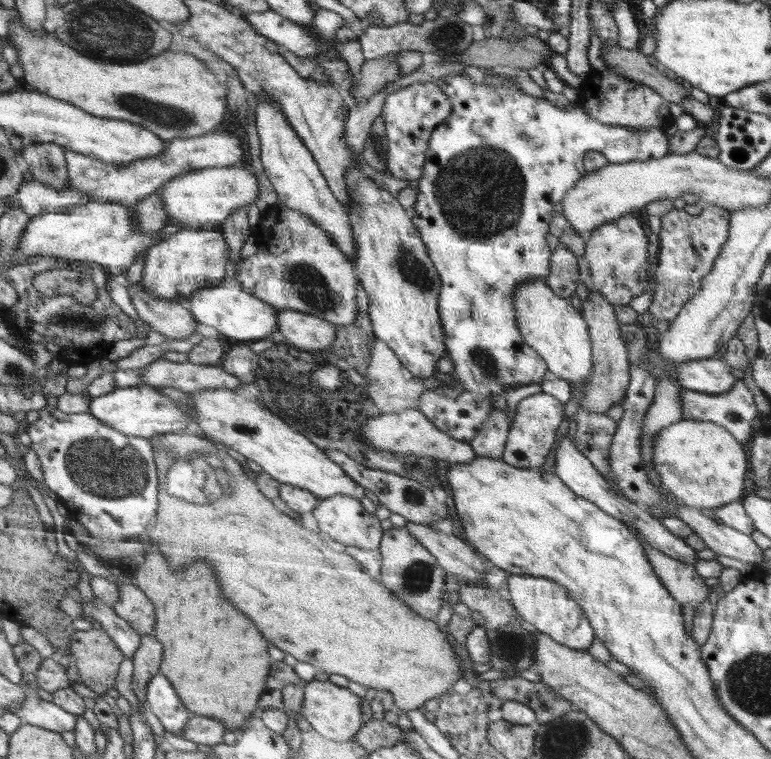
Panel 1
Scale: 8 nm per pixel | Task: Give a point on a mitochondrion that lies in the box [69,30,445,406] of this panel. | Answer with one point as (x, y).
(167, 116)

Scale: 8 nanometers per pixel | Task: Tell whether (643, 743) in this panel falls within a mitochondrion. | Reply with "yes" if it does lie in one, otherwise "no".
no

